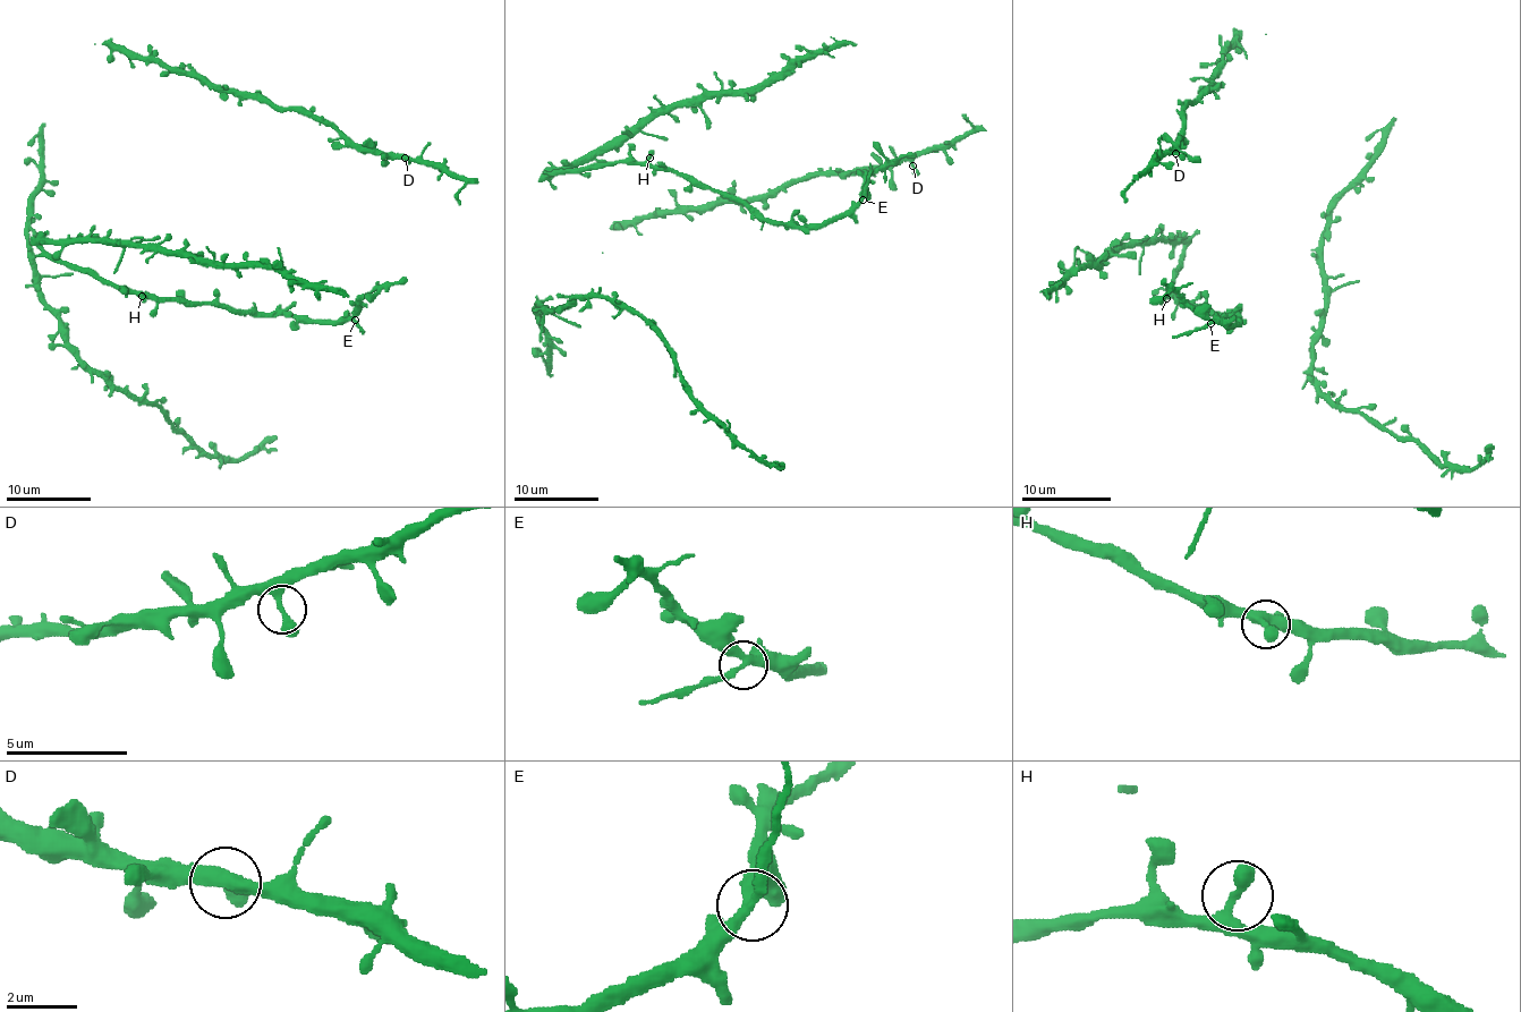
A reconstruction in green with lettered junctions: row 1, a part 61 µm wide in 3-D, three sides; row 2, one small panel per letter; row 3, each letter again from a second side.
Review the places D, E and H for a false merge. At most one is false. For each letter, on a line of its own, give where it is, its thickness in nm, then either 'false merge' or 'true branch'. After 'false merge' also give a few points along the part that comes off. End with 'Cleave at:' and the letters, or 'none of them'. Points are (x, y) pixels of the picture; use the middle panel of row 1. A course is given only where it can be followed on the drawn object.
D: (912, 166) | 320 nm | true branch
E: (863, 200) | 280 nm | false merge | (861, 200), (871, 163)
H: (649, 158) | 340 nm | true branch
Cleave at: E

